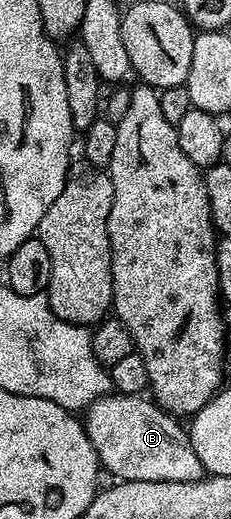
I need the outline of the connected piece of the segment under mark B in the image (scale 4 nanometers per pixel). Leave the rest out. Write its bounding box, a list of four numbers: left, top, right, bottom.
[81,395,204,481]

